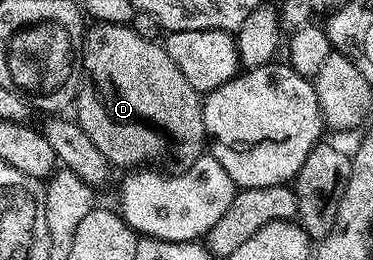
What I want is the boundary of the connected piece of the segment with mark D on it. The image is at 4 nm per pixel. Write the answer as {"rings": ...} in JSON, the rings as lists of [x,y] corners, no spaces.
{"rings":[[[94,22],[86,30],[75,118],[114,168],[156,165],[165,173],[187,170],[207,147],[202,102],[160,42],[139,37],[124,23]]]}

